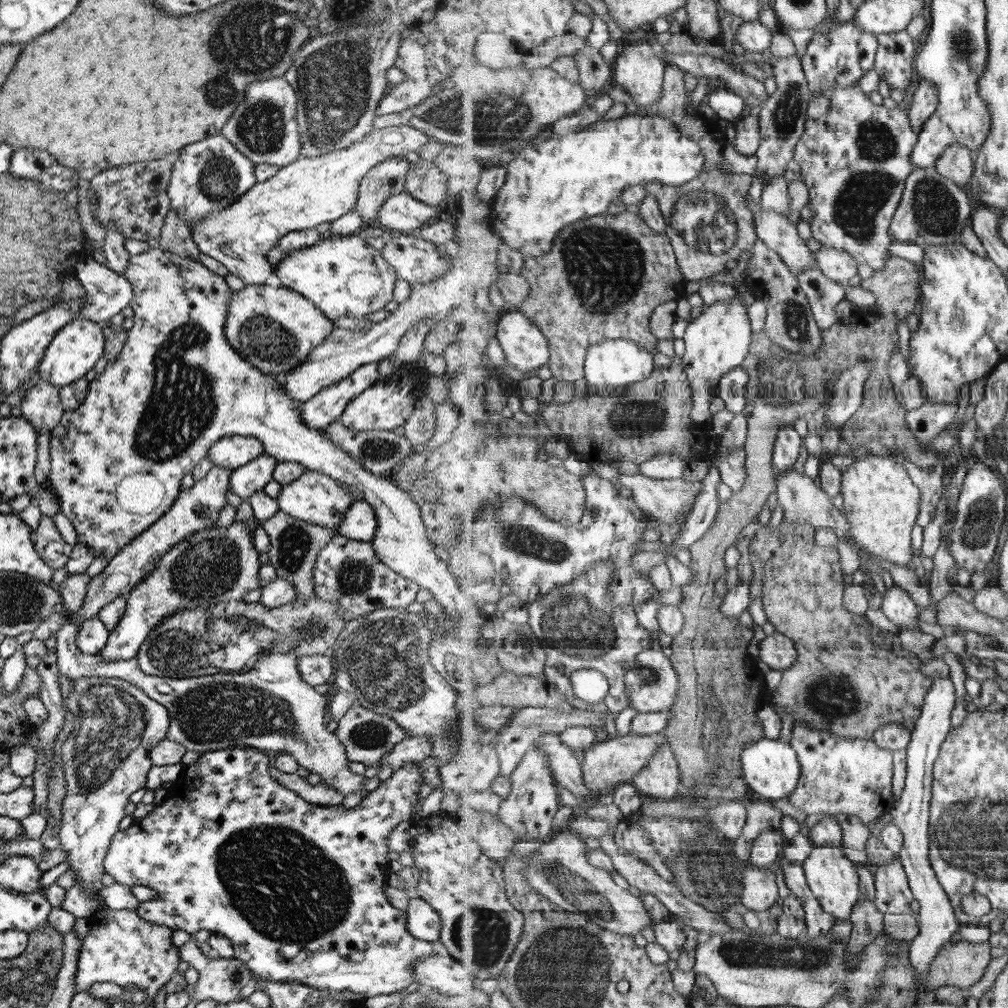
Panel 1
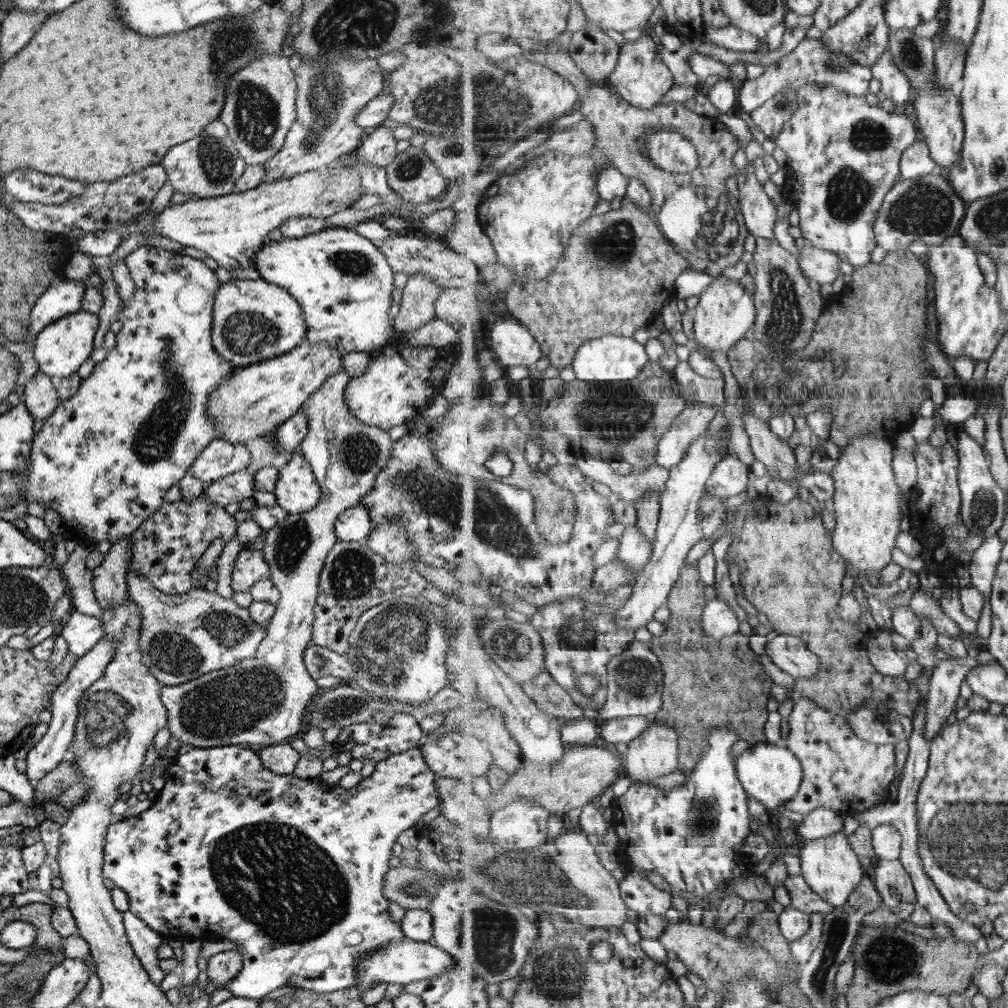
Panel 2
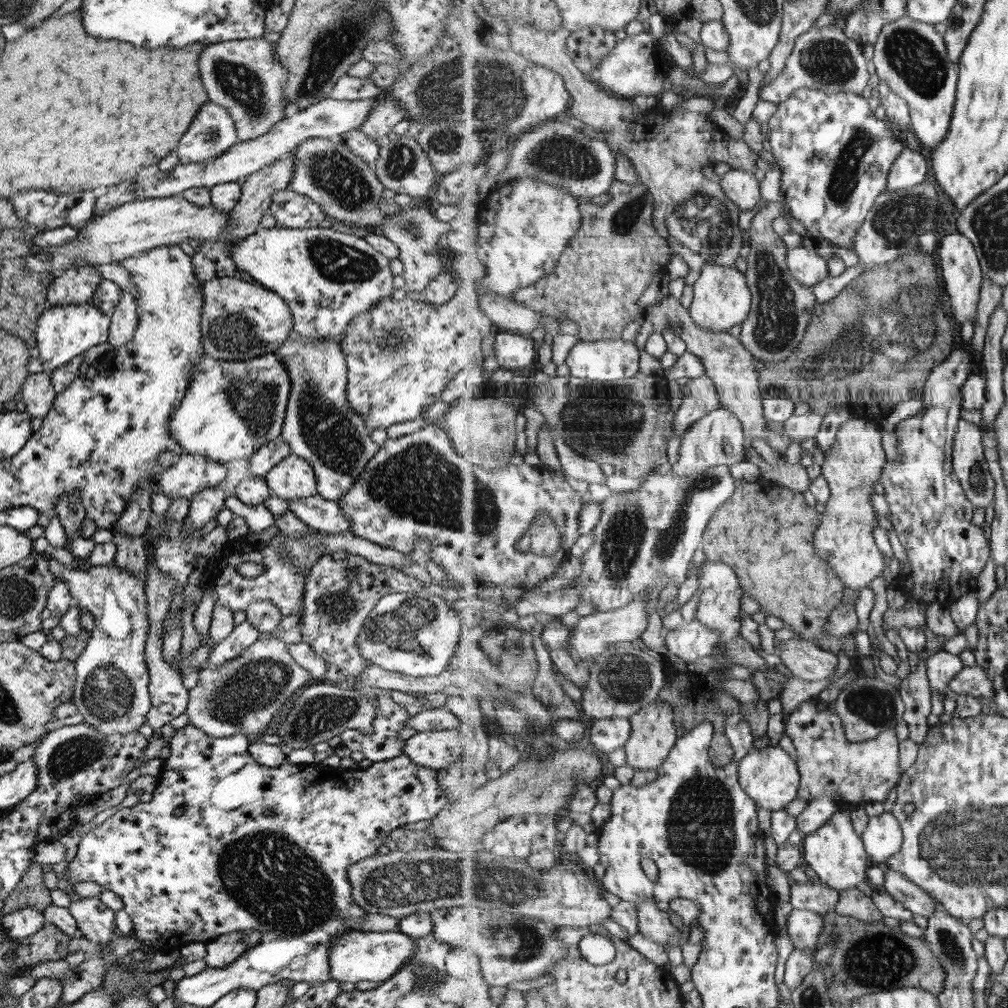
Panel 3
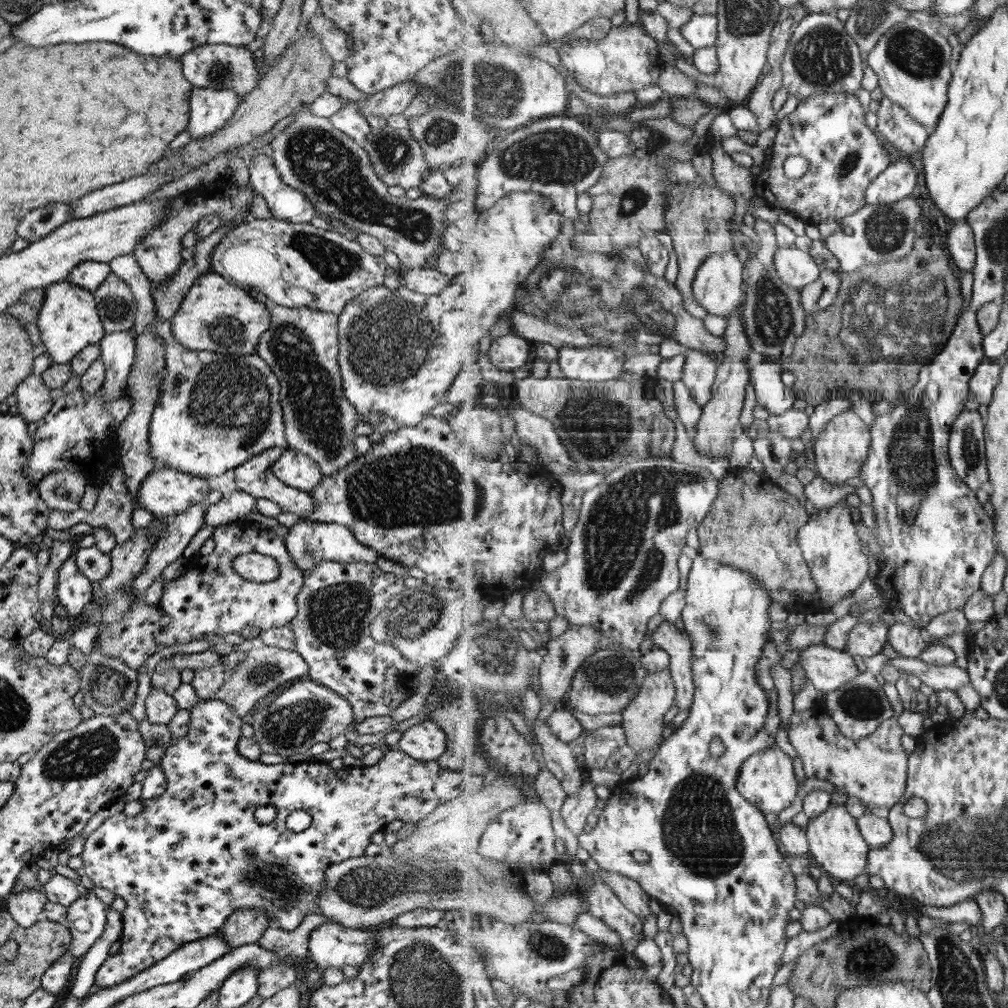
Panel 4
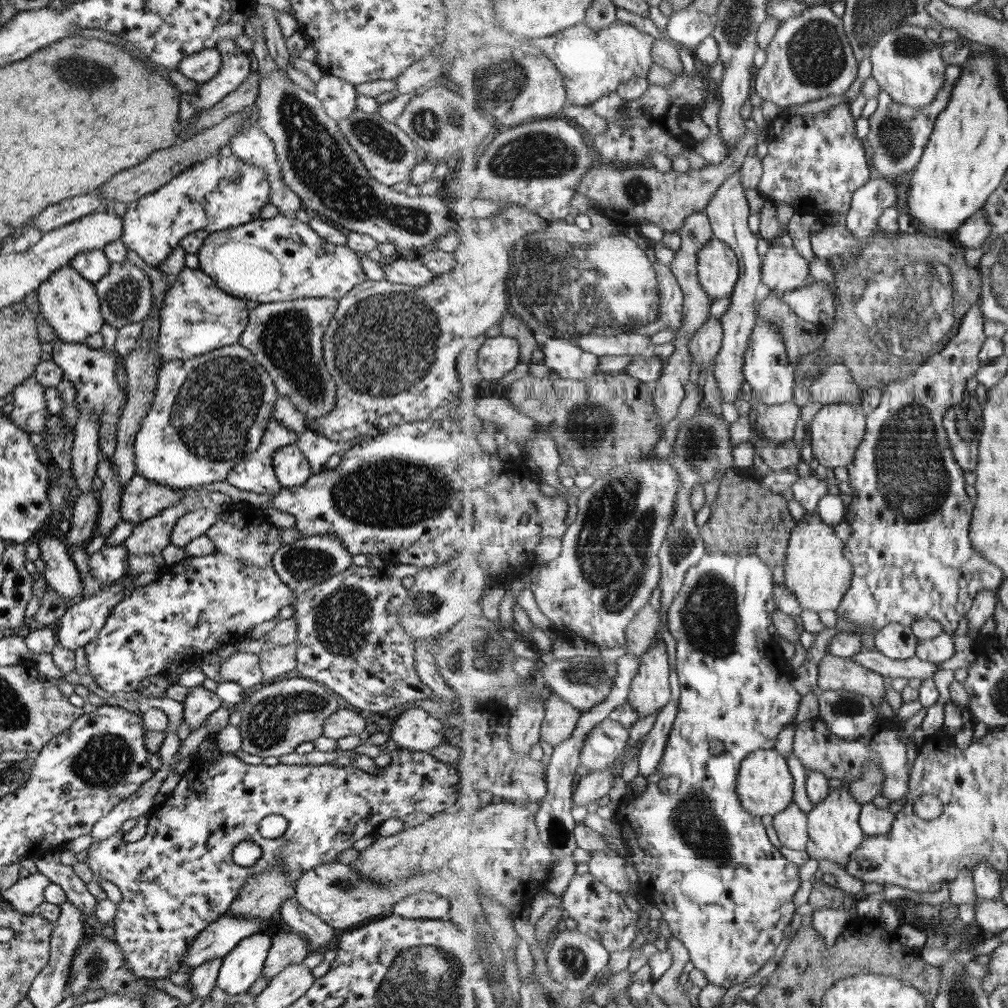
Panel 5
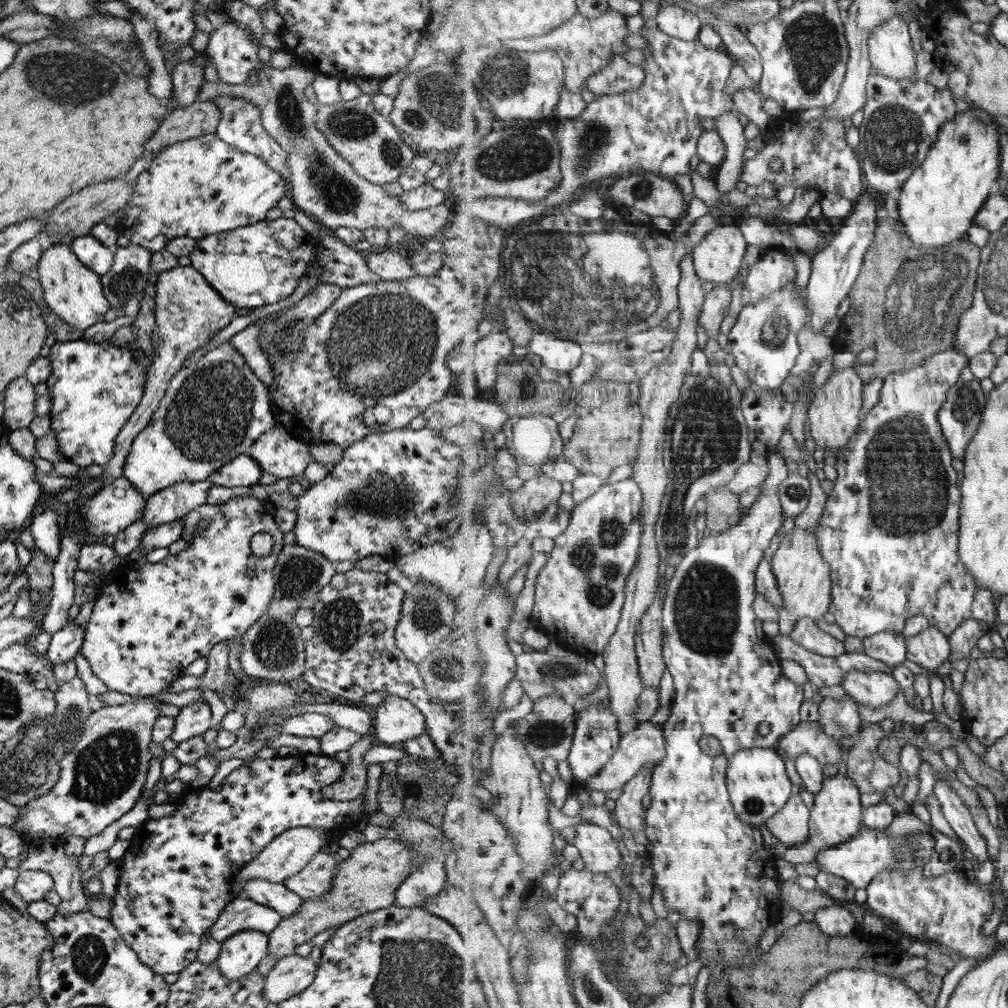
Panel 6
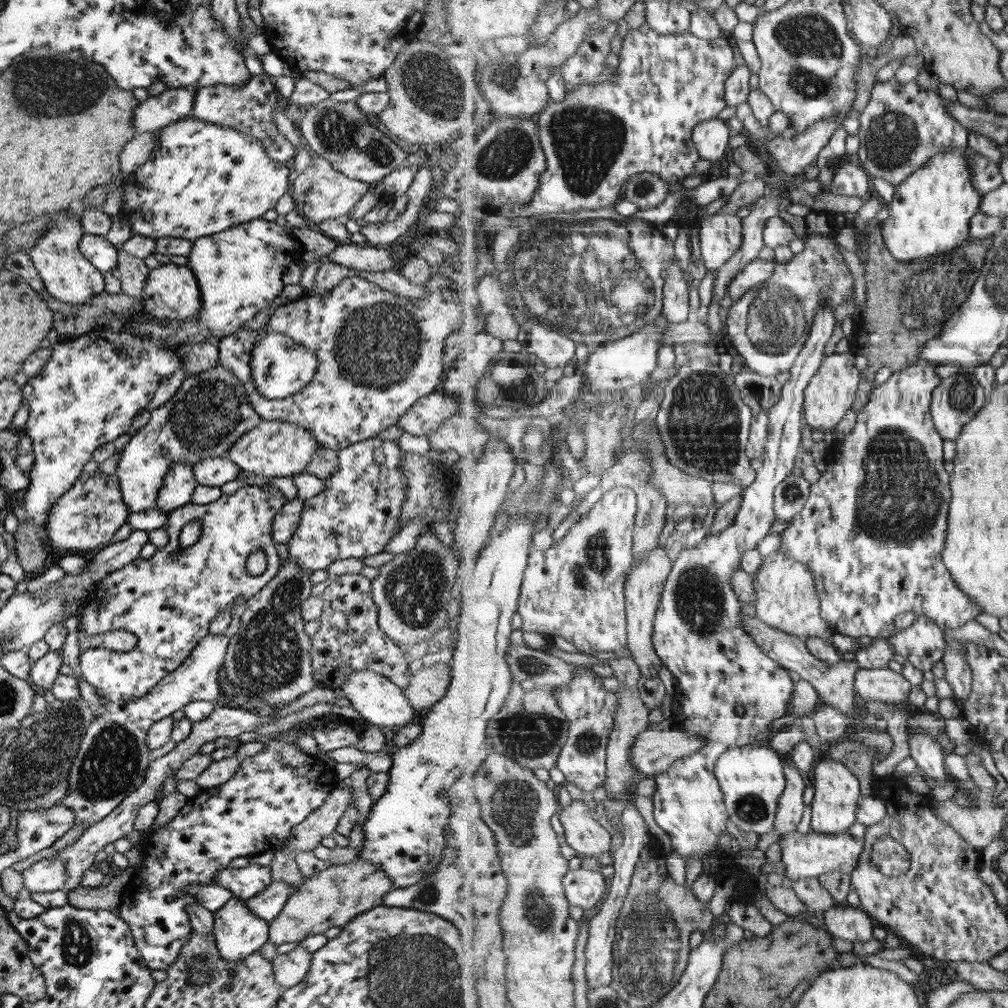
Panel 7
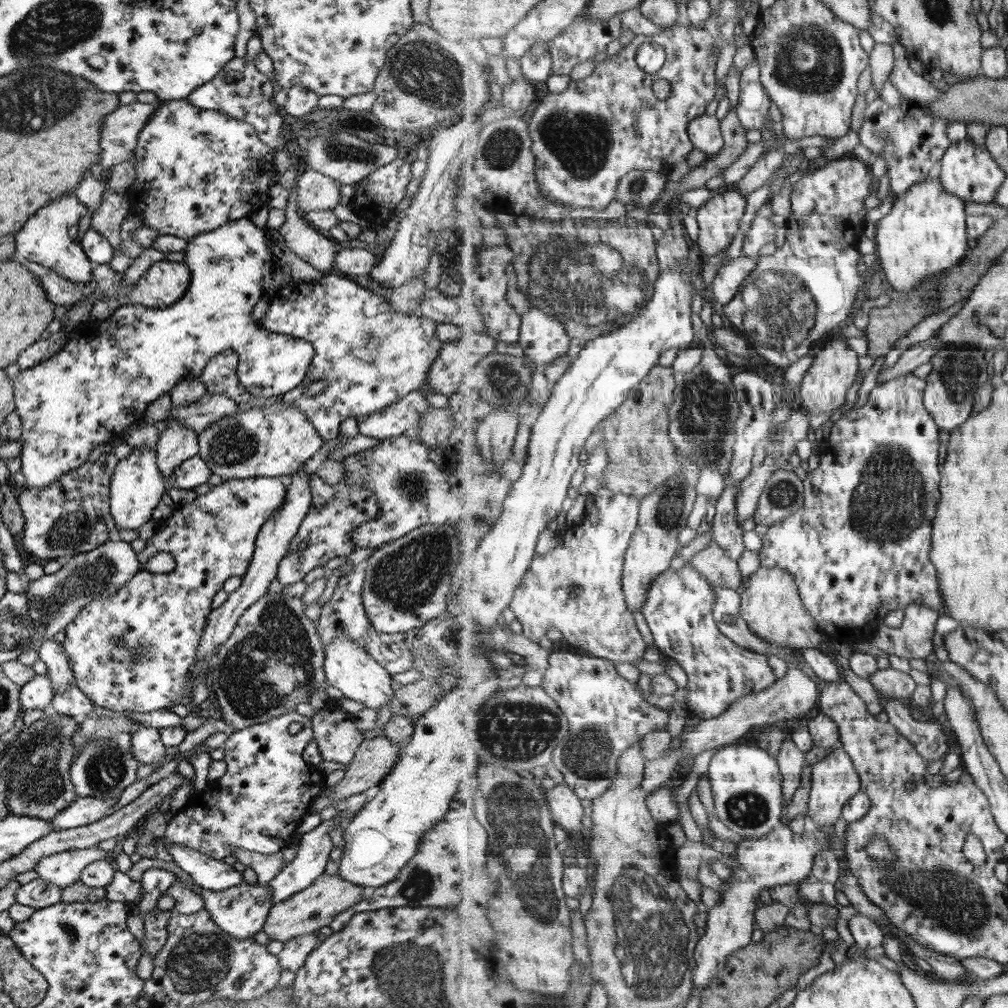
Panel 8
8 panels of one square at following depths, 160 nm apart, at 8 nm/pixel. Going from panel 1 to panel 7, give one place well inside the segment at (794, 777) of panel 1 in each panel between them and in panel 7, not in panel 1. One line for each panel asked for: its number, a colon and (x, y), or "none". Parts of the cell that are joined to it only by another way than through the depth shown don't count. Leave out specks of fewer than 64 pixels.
2: (772, 774)
3: (770, 776)
4: (767, 779)
5: (765, 785)
6: (757, 779)
7: (752, 778)

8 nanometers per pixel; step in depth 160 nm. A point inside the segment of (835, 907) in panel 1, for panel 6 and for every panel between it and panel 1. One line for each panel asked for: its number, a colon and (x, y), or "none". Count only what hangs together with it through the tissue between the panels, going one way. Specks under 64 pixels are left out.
2: (831, 866)
3: (837, 854)
4: (837, 846)
5: (834, 827)
6: (836, 817)

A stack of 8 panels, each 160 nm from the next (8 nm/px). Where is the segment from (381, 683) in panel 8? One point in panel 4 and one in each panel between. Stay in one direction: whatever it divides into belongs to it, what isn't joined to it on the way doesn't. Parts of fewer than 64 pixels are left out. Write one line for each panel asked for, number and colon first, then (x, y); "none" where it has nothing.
4: (425, 741)
5: (414, 730)
6: (396, 720)
7: (380, 703)

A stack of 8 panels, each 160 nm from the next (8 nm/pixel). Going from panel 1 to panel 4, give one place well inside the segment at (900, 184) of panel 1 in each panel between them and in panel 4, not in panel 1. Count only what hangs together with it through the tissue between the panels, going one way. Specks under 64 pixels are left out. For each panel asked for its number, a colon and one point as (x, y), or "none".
2: (843, 155)
3: (837, 156)
4: (829, 129)

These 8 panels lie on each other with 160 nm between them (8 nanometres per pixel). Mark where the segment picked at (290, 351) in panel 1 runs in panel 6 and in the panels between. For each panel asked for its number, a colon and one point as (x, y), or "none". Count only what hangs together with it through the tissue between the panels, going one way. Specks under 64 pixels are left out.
2: (252, 320)
3: (238, 321)
4: (213, 315)
5: (195, 318)
6: (187, 311)

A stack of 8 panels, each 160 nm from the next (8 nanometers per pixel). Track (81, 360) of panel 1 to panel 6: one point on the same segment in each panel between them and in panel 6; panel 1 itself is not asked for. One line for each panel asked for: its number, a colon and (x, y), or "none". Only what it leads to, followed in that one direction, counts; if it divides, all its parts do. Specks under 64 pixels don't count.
2: (59, 347)
3: (62, 332)
4: (67, 321)
5: (69, 304)
6: (73, 292)

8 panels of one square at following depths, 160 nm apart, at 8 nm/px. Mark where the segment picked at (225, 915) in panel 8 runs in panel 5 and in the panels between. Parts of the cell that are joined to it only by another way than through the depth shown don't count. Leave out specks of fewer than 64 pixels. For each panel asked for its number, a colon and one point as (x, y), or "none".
5: (243, 963)
6: (239, 954)
7: (237, 932)

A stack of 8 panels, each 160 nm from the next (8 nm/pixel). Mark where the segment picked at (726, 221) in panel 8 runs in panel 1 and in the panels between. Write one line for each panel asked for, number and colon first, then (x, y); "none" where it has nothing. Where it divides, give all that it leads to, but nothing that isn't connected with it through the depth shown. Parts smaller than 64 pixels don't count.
1: (718, 340)
2: (725, 311)
3: (721, 300)
4: (719, 287)
5: (718, 266)
6: (717, 259)
7: (721, 236)

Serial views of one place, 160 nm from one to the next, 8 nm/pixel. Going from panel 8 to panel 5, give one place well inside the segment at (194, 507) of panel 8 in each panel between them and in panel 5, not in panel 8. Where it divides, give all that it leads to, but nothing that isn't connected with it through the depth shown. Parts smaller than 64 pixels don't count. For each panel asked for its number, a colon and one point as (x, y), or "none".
5: (189, 609)
6: (148, 623)
7: (167, 604)

